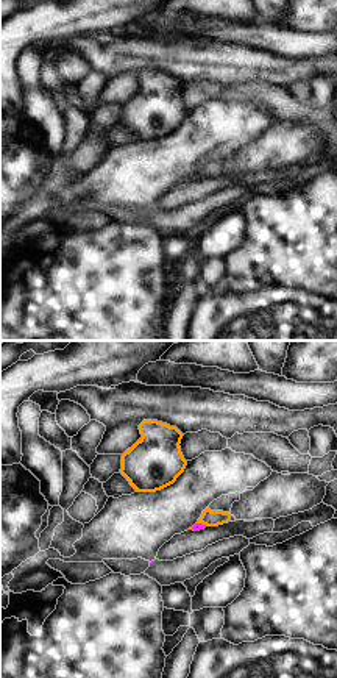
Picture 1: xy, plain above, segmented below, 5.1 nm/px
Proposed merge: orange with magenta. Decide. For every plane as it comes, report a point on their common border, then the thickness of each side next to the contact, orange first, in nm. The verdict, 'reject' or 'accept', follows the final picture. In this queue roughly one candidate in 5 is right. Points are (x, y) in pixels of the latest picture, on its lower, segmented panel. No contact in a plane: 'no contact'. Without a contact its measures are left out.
(202, 522) | 80/50 nm

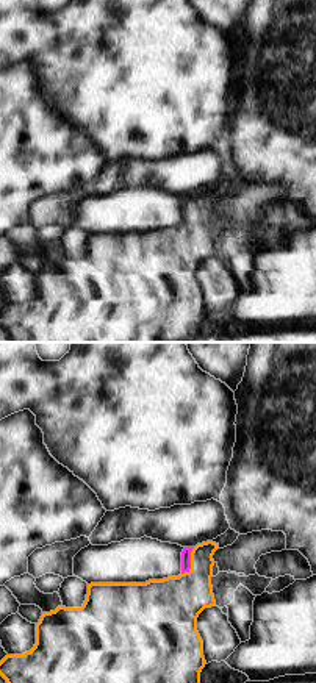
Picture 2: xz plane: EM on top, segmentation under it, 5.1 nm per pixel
(191, 561) | 280/50 nm

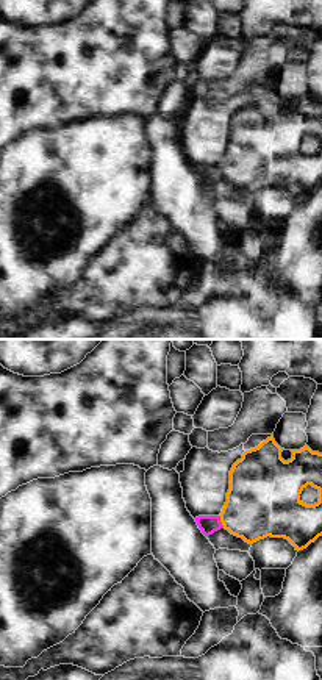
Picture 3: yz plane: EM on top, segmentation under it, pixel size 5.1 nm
(221, 521) | 380/100 nm

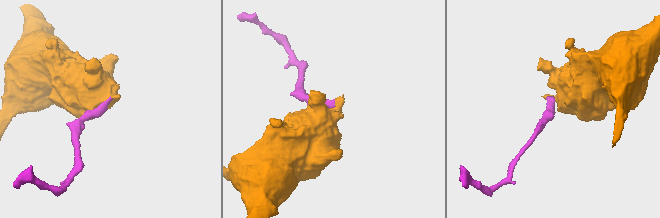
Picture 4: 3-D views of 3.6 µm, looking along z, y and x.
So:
reject

